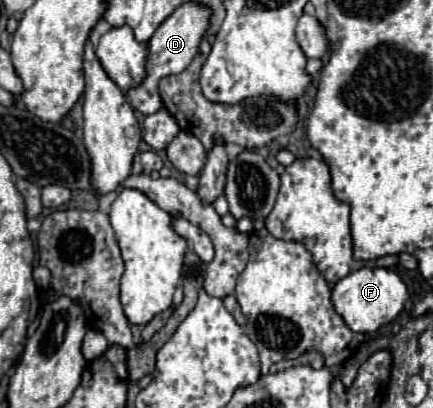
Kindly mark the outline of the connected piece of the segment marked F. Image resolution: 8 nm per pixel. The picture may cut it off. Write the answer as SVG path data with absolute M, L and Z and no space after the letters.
M360 268L342 278L332 290L332 304L352 332L376 332L396 320L408 300L408 290L400 276L386 268Z

